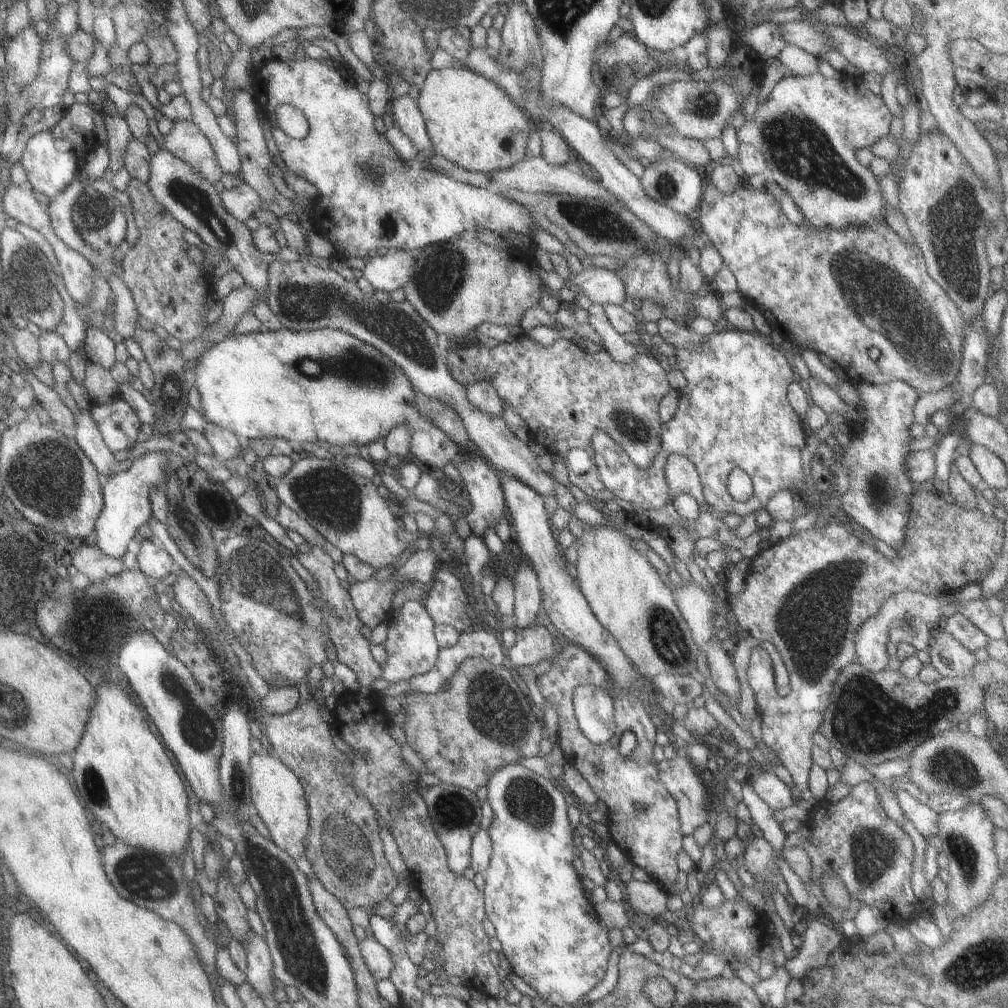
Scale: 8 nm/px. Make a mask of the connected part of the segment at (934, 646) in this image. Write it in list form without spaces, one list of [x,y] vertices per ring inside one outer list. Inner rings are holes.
[[[942,629],[933,636],[925,650],[939,677],[967,676],[975,662],[972,652]]]

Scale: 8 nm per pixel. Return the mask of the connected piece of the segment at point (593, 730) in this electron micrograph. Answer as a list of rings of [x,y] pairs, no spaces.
[[[577,686],[572,695],[572,710],[579,731],[589,742],[599,745],[614,734],[611,694],[605,687]]]

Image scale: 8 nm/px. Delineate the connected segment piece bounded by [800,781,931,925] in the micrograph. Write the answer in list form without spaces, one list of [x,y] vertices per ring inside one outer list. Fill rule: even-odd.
[[[860,781],[858,784],[852,785],[845,798],[841,798],[837,802],[830,802],[825,799],[818,807],[821,808],[813,812],[813,816],[807,819],[806,824],[811,834],[800,846],[811,860],[809,880],[819,882],[823,874],[835,874],[841,880],[841,884],[845,886],[847,894],[849,894],[847,908],[839,910],[839,908],[827,904],[823,900],[823,902],[819,902],[818,913],[829,916],[833,923],[837,925],[845,920],[852,920],[857,910],[868,905],[881,910],[883,916],[890,923],[899,924],[904,921],[909,923],[913,916],[917,918],[928,907],[931,908],[931,903],[920,902],[911,890],[910,874],[912,872],[913,843],[901,826],[887,818],[869,781]]]

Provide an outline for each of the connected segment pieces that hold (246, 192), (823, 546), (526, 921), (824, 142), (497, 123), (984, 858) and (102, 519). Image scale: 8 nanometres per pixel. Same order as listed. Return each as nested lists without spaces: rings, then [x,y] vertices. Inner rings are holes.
[[[244,182],[235,188],[223,189],[218,196],[225,212],[241,223],[248,221],[261,208],[259,196]]]
[[[913,483],[913,498],[909,498],[909,520],[907,520],[907,526],[905,526],[905,540],[903,544],[896,549],[896,555],[893,560],[889,560],[882,556],[875,548],[867,546],[861,542],[859,535],[849,534],[846,532],[841,524],[837,524],[832,520],[823,524],[823,528],[817,528],[817,526],[810,526],[805,530],[800,530],[786,538],[781,538],[779,541],[775,541],[772,545],[769,545],[765,549],[761,549],[760,552],[752,557],[750,560],[750,566],[745,574],[745,586],[743,590],[739,592],[739,596],[731,596],[731,600],[728,600],[726,596],[727,607],[730,615],[735,618],[739,628],[744,631],[744,634],[755,638],[758,642],[766,641],[767,644],[771,644],[776,650],[779,651],[779,656],[782,659],[783,664],[789,673],[790,692],[787,696],[778,696],[774,688],[773,683],[773,668],[771,668],[771,658],[769,658],[769,652],[767,649],[760,647],[754,647],[749,654],[749,664],[747,666],[747,681],[749,687],[753,691],[753,697],[755,698],[756,712],[760,721],[761,740],[764,746],[767,746],[768,750],[775,752],[777,759],[781,765],[789,772],[791,780],[794,783],[791,788],[791,802],[797,802],[802,797],[807,796],[807,780],[808,771],[812,766],[812,760],[810,758],[810,751],[812,747],[811,735],[818,731],[818,727],[822,724],[822,713],[825,708],[829,706],[829,698],[831,697],[831,688],[833,687],[833,680],[837,678],[837,672],[853,661],[855,657],[853,636],[857,633],[857,628],[863,624],[865,618],[873,616],[877,612],[877,608],[881,606],[881,602],[884,602],[891,594],[896,594],[898,591],[918,591],[921,594],[927,594],[927,596],[937,596],[937,594],[949,594],[949,592],[955,592],[971,582],[979,582],[979,578],[984,576],[993,567],[997,556],[1001,553],[1001,547],[1004,537],[1004,522],[992,515],[986,515],[975,510],[963,510],[961,506],[957,504],[947,504],[943,498],[935,496],[935,493],[927,492],[921,487],[921,484]]]
[[[516,764],[505,765],[491,774],[491,778],[485,784],[487,790],[487,802],[493,812],[493,820],[487,828],[488,836],[491,842],[491,856],[487,870],[483,872],[484,886],[481,890],[484,899],[485,917],[495,930],[495,938],[501,946],[501,952],[507,958],[507,962],[511,970],[517,975],[525,984],[531,987],[539,996],[547,1002],[551,1002],[553,1006],[561,1007],[563,1005],[575,1005],[576,1002],[587,992],[593,989],[603,977],[606,971],[608,957],[610,956],[609,942],[607,938],[607,928],[601,930],[599,922],[597,922],[597,914],[593,910],[592,902],[587,900],[584,894],[584,888],[581,884],[581,878],[576,874],[573,866],[573,860],[576,855],[576,848],[573,845],[573,838],[577,831],[571,829],[567,819],[566,809],[568,805],[565,803],[563,795],[555,786],[553,786],[549,777],[537,775],[525,769],[523,765]]]
[[[818,73],[808,76],[790,74],[783,78],[780,77],[779,81],[771,88],[767,98],[765,98],[762,103],[759,102],[759,104],[756,105],[753,118],[745,120],[736,134],[737,142],[751,144],[751,146],[755,146],[755,148],[759,150],[759,154],[761,154],[763,160],[765,160],[767,166],[767,177],[789,194],[789,198],[793,200],[795,206],[799,209],[806,224],[817,229],[839,230],[839,228],[847,228],[847,226],[862,226],[873,222],[873,220],[882,220],[883,210],[881,210],[881,208],[883,208],[884,202],[881,198],[881,192],[879,192],[879,186],[877,186],[877,180],[873,178],[874,175],[868,168],[861,166],[861,164],[857,162],[855,150],[860,150],[861,148],[869,149],[878,138],[885,137],[888,134],[891,119],[891,112],[887,110],[880,96],[872,94],[866,89],[859,77],[840,75],[838,78],[824,78]]]
[[[461,65],[441,70],[432,69],[419,86],[417,108],[424,119],[424,126],[432,144],[434,155],[440,155],[469,171],[493,173],[513,168],[525,160],[525,144],[528,134],[528,119],[525,112],[491,80],[466,69]]]
[[[969,801],[967,808],[955,812],[939,813],[937,816],[937,850],[947,857],[947,873],[951,880],[946,888],[953,894],[951,906],[957,916],[967,916],[973,906],[987,898],[987,892],[1001,873],[993,850],[993,824],[985,816],[977,801]]]
[[[147,451],[132,460],[131,466],[125,471],[111,475],[102,484],[102,507],[95,519],[95,546],[106,557],[121,558],[126,552],[125,546],[133,537],[137,528],[152,517],[149,504],[150,490],[162,488],[167,472],[177,471],[184,460],[177,454],[165,451]]]

